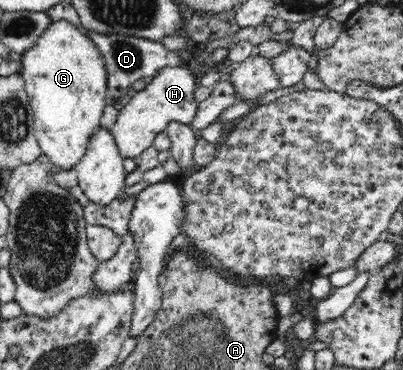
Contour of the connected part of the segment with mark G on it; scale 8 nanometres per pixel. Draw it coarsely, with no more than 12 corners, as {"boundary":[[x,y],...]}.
{"boundary":[[52,22],[19,66],[41,152],[85,154],[107,106],[89,35]]}

